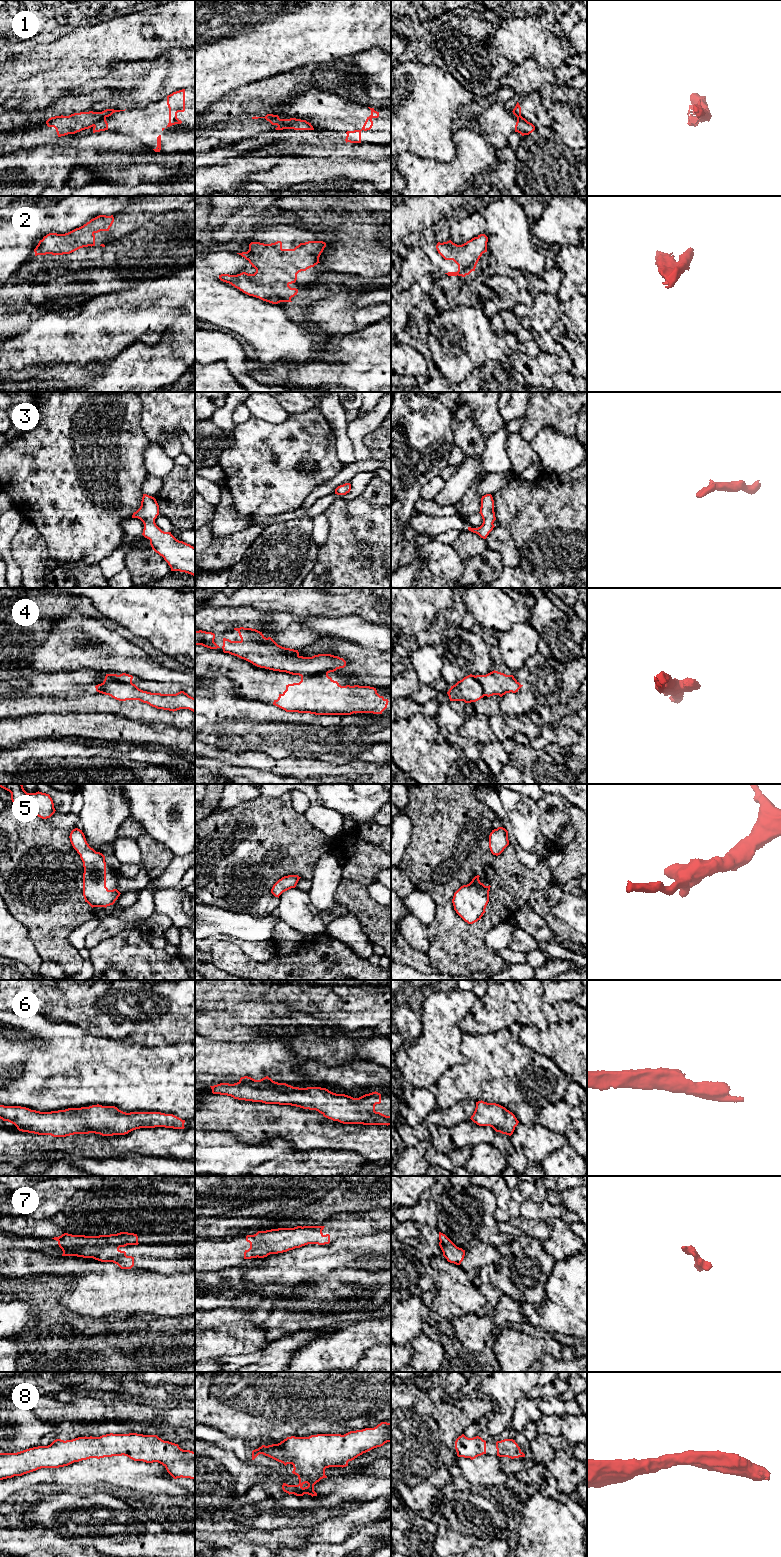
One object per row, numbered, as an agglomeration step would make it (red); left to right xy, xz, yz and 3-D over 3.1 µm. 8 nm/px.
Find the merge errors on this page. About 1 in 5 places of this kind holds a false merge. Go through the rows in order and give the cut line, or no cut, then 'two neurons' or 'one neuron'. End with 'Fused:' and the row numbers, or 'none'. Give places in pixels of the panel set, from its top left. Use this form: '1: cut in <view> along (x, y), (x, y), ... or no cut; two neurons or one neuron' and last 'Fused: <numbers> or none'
1: cut in xy along (105, 117), (93, 125); two neurons
2: no cut; one neuron
3: no cut; one neuron
4: cut in xy along (105, 678), (131, 683); two neurons
5: no cut; one neuron
6: no cut; one neuron
7: no cut; one neuron
8: no cut; one neuron
Fused: 1, 4

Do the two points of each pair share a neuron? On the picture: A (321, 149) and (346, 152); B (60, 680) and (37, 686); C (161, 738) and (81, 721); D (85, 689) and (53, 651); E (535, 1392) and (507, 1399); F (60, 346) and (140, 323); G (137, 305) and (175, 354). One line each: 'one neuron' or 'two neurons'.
A: one neuron
B: one neuron
C: one neuron
D: two neurons
E: two neurons
F: one neuron
G: two neurons

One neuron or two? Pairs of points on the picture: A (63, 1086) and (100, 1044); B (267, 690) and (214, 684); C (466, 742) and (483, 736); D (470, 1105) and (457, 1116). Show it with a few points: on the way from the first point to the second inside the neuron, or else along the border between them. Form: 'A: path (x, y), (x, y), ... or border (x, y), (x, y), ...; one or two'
A: path (72, 1076), (94, 1054); one
B: border (221, 674), (227, 678); two
C: border (457, 733), (462, 736), (471, 737), (477, 743); two
D: path (467, 1107), (460, 1113); one

